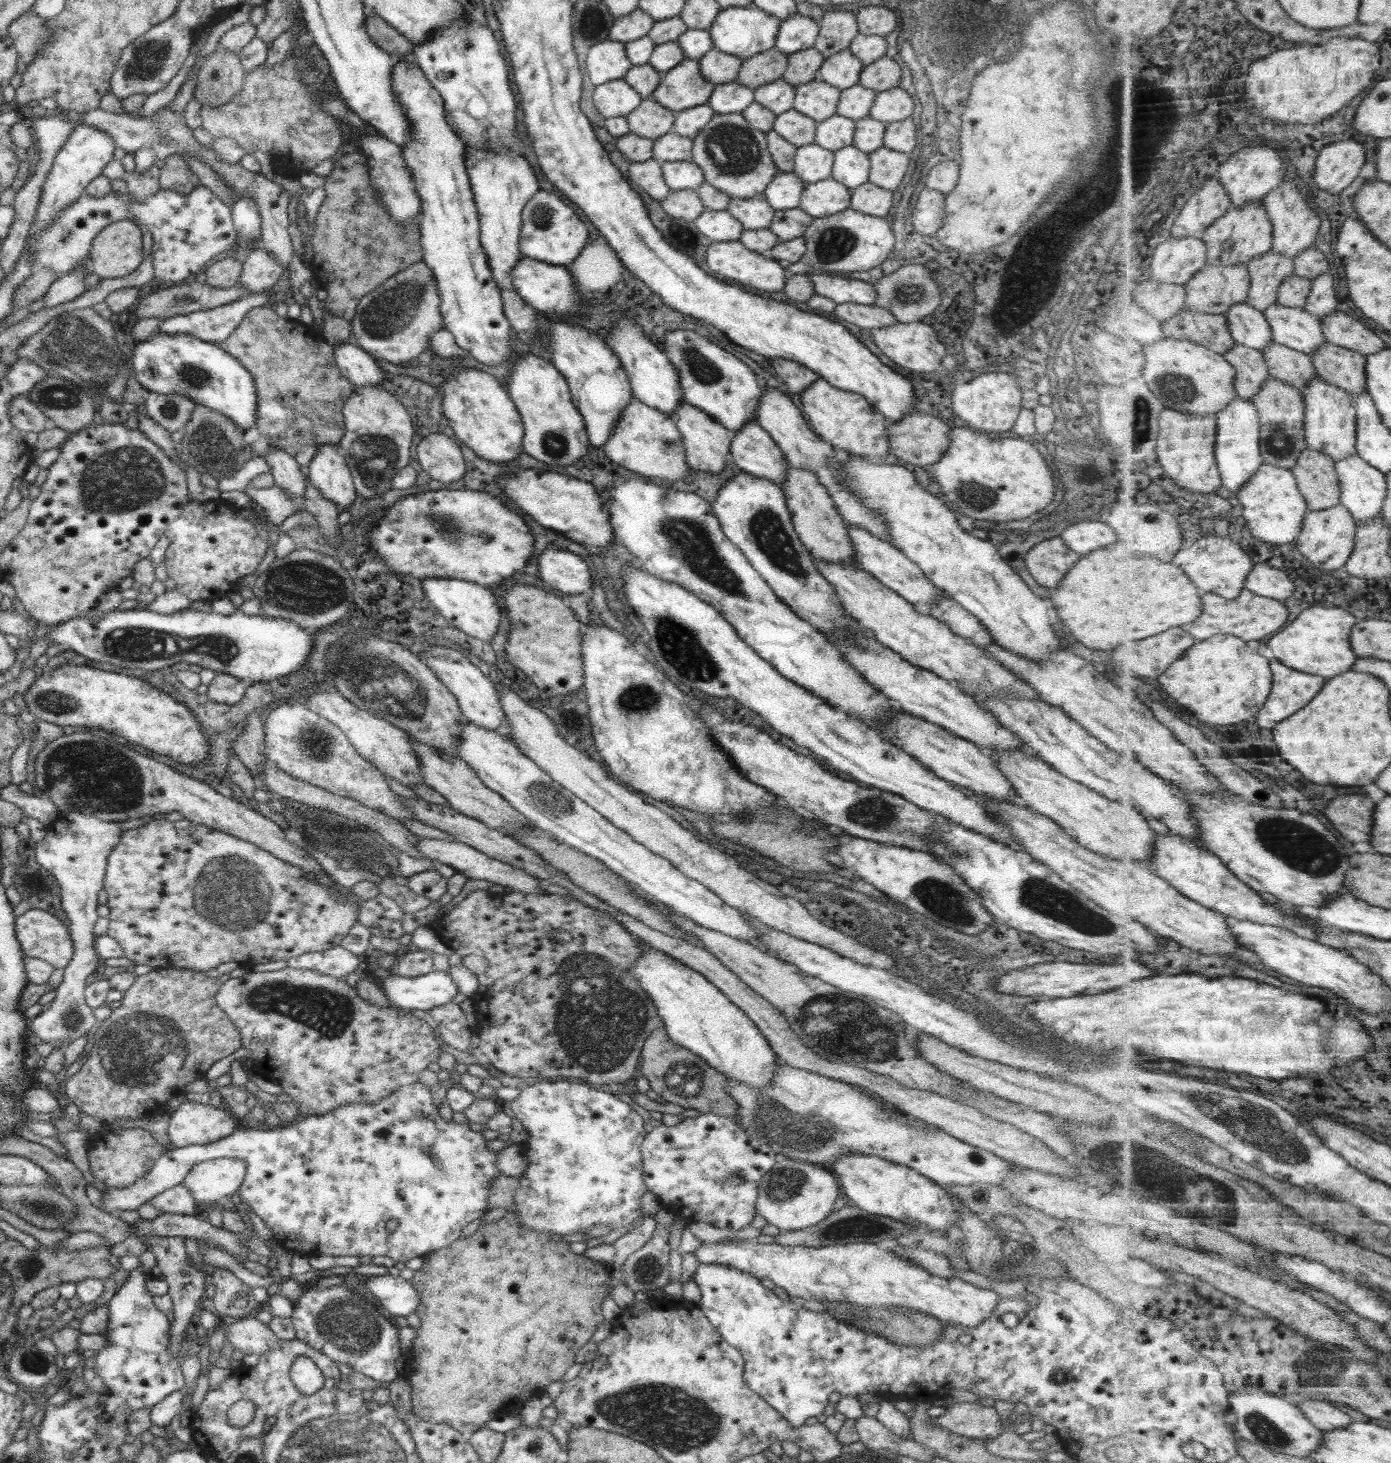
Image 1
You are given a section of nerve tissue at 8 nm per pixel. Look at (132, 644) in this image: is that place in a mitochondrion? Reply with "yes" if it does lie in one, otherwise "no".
yes

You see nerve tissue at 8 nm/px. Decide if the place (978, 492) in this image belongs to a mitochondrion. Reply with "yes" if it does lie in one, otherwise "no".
yes

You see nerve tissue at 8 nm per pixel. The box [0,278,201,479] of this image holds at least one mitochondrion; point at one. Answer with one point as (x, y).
(76, 346)

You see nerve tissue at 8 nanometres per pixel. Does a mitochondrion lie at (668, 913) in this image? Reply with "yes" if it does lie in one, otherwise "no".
no

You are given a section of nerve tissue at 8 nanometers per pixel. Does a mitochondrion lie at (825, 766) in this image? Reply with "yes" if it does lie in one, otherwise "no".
no

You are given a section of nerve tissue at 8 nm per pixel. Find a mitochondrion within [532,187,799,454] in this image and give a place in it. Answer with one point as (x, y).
(704, 370)

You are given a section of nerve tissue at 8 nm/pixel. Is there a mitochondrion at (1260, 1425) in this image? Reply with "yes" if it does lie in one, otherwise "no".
yes

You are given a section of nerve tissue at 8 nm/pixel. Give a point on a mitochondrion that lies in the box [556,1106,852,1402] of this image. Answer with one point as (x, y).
(787, 1183)

